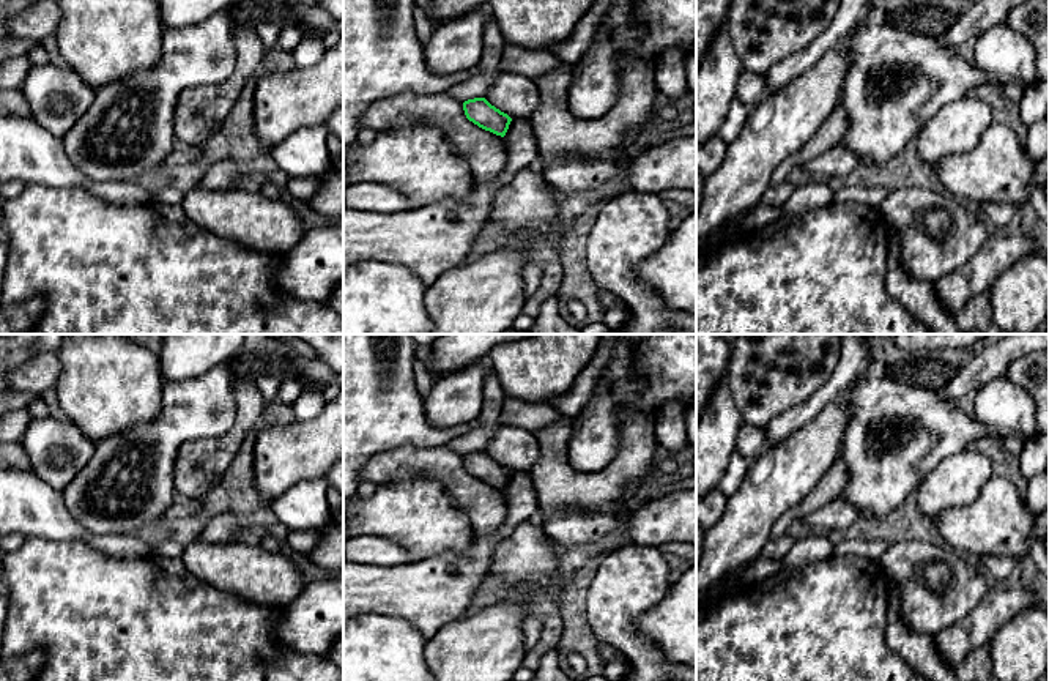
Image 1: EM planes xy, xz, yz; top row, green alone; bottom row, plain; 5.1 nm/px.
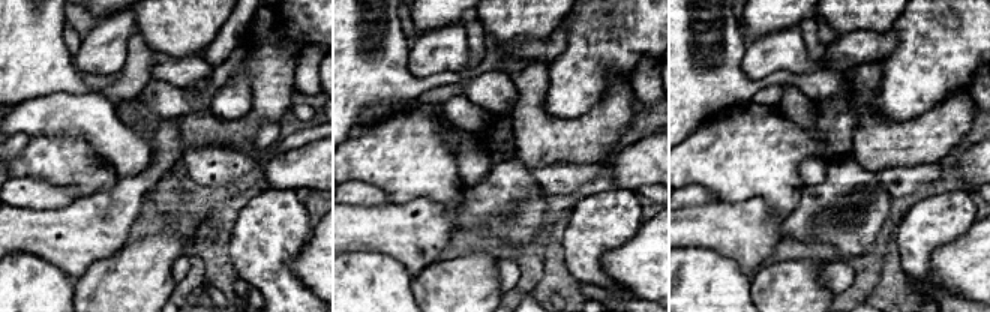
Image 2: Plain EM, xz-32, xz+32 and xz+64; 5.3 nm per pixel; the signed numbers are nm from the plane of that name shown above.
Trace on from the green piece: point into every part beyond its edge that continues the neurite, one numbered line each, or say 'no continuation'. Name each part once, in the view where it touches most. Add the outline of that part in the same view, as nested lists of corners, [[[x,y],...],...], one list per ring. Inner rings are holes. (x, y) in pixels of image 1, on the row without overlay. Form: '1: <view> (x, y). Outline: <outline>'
no continuation

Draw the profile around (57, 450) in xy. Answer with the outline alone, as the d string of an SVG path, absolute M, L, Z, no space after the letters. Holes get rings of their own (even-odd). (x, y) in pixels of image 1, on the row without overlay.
M33 418L20 445L30 459L30 470L55 492L63 493L88 463L95 451L82 430L68 418Z

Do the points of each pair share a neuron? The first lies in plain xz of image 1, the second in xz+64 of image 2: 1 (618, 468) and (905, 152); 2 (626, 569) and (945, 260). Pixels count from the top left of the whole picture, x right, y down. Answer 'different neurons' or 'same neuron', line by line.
1: same neuron
2: different neurons

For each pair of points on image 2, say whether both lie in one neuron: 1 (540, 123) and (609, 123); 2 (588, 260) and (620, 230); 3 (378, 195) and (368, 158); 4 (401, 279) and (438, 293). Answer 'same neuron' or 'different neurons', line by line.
1: same neuron
2: same neuron
3: different neurons
4: different neurons

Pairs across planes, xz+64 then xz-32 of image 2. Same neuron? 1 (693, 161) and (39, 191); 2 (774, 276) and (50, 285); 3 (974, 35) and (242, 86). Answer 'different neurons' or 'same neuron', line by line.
1: different neurons
2: different neurons
3: same neuron

